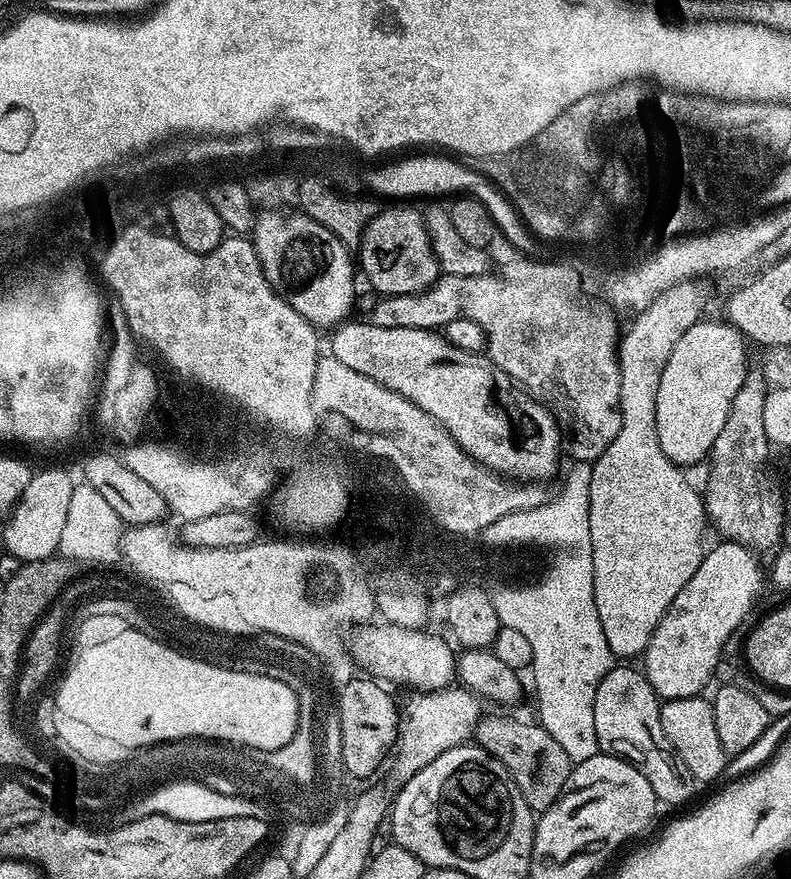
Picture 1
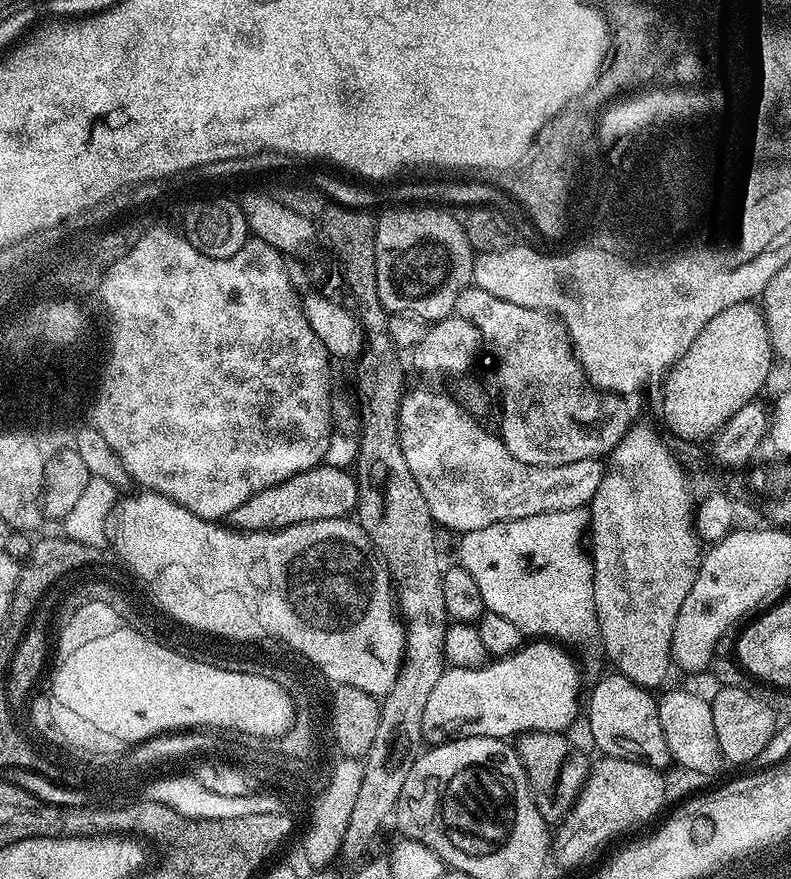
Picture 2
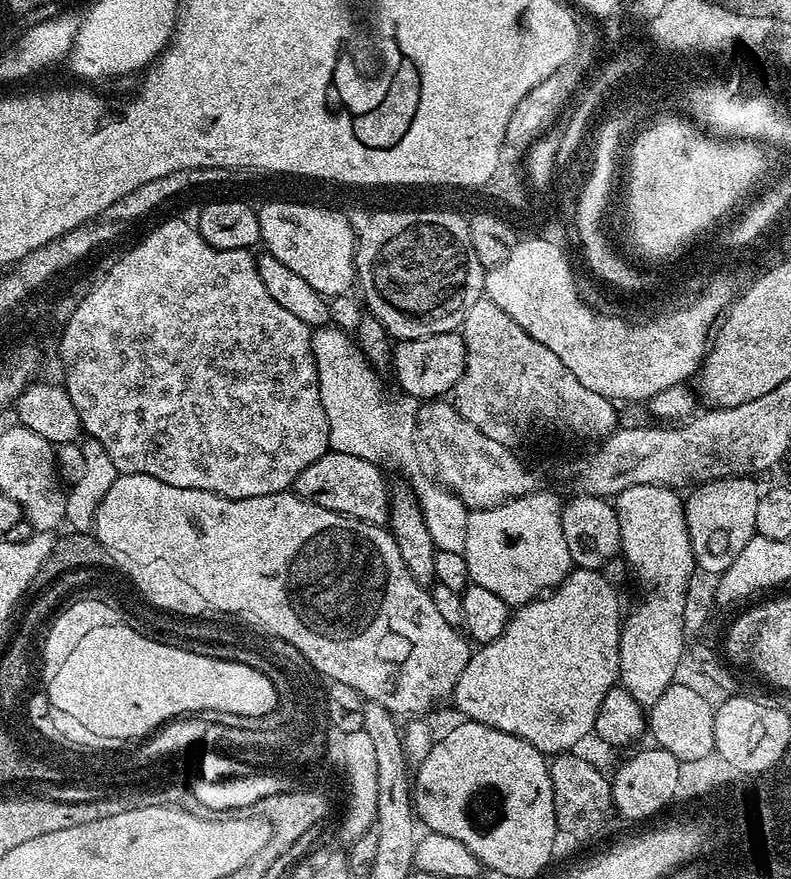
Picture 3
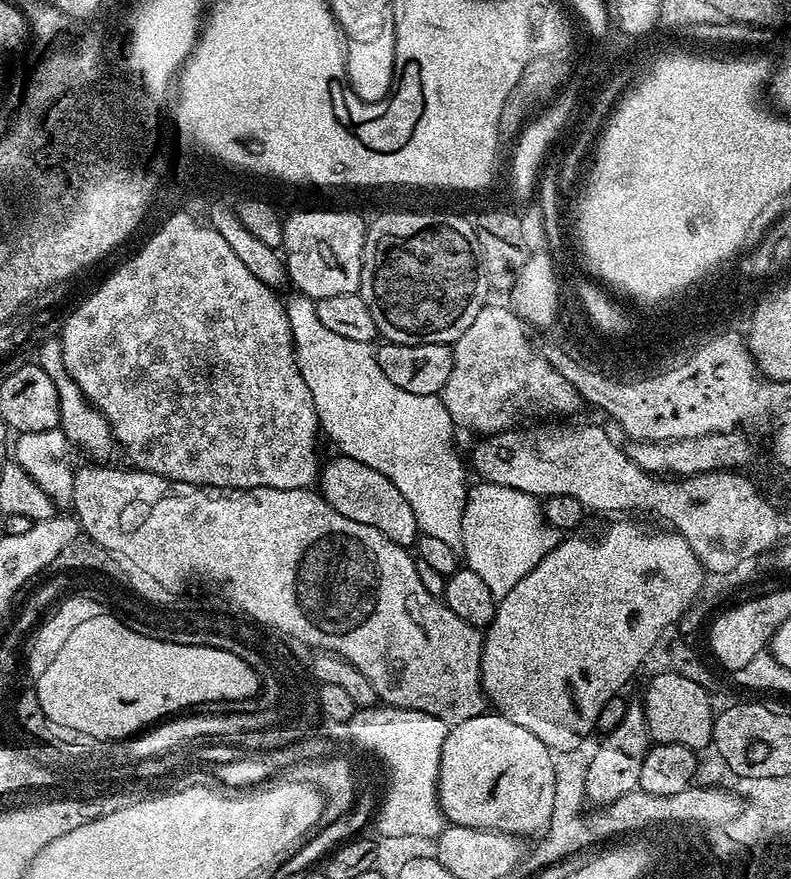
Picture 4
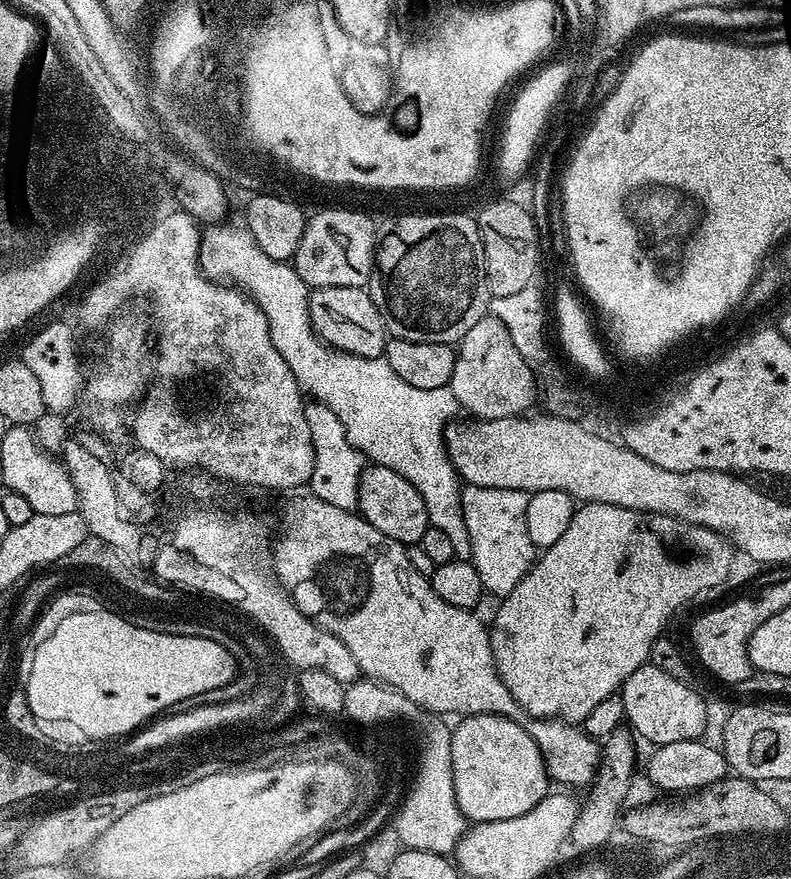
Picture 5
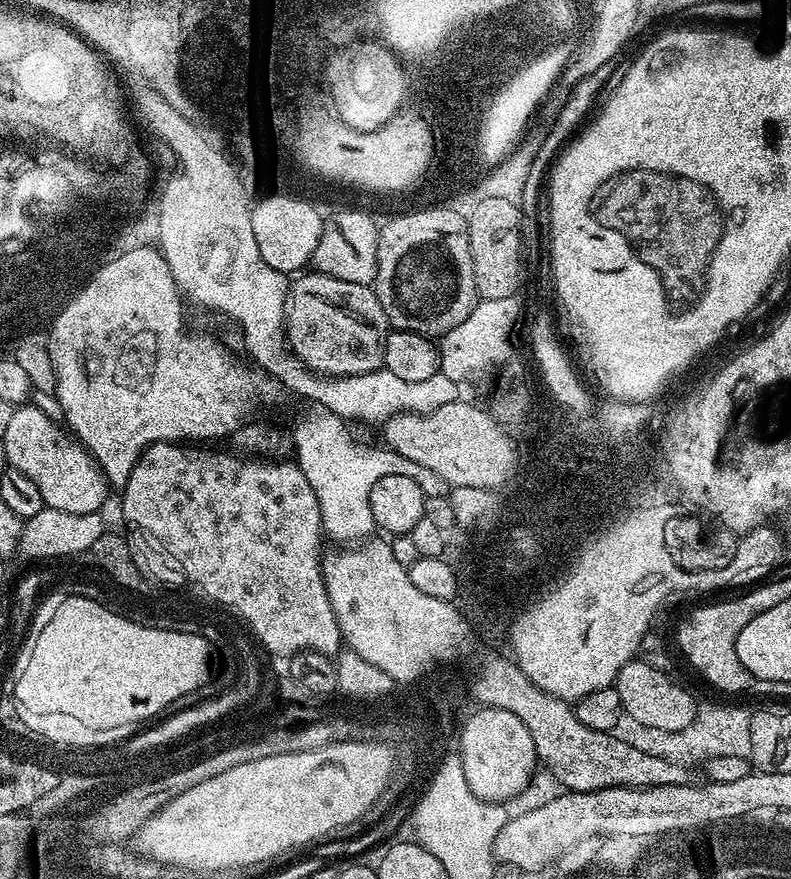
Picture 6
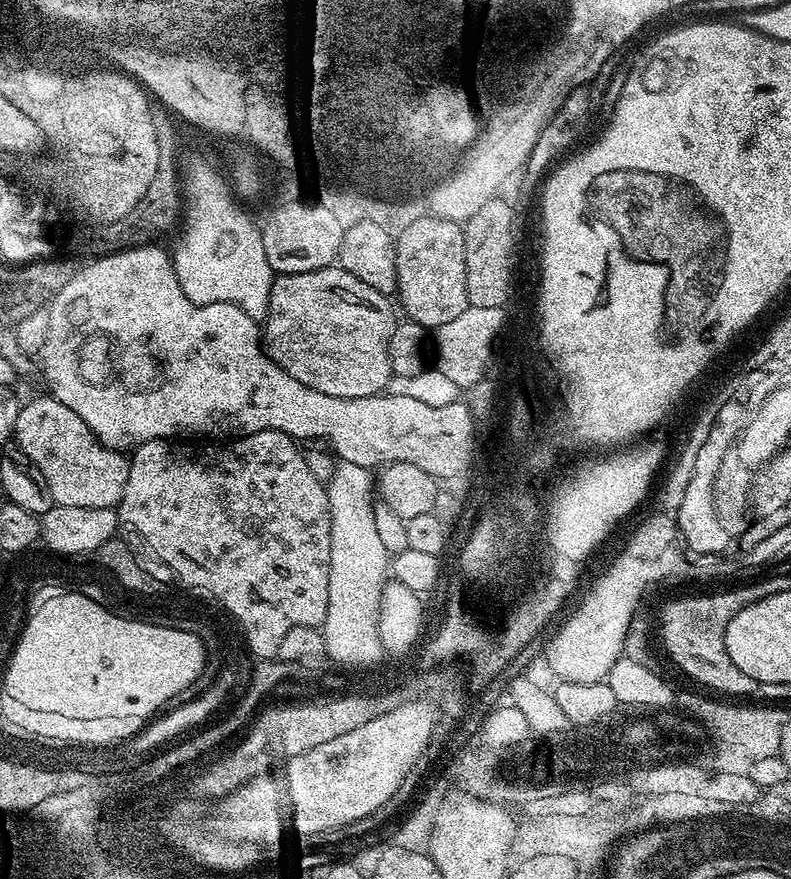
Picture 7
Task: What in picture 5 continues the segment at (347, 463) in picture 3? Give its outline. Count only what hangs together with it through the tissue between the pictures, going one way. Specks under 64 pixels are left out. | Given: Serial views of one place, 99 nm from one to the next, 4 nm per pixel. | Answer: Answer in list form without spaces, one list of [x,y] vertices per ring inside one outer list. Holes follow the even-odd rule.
[[[372,464],[365,467],[360,476],[360,485],[357,487],[356,508],[359,515],[364,517],[374,530],[382,530],[386,538],[394,538],[399,544],[405,546],[419,545],[422,534],[429,528],[426,502],[422,494],[402,474],[394,474],[381,464]]]

